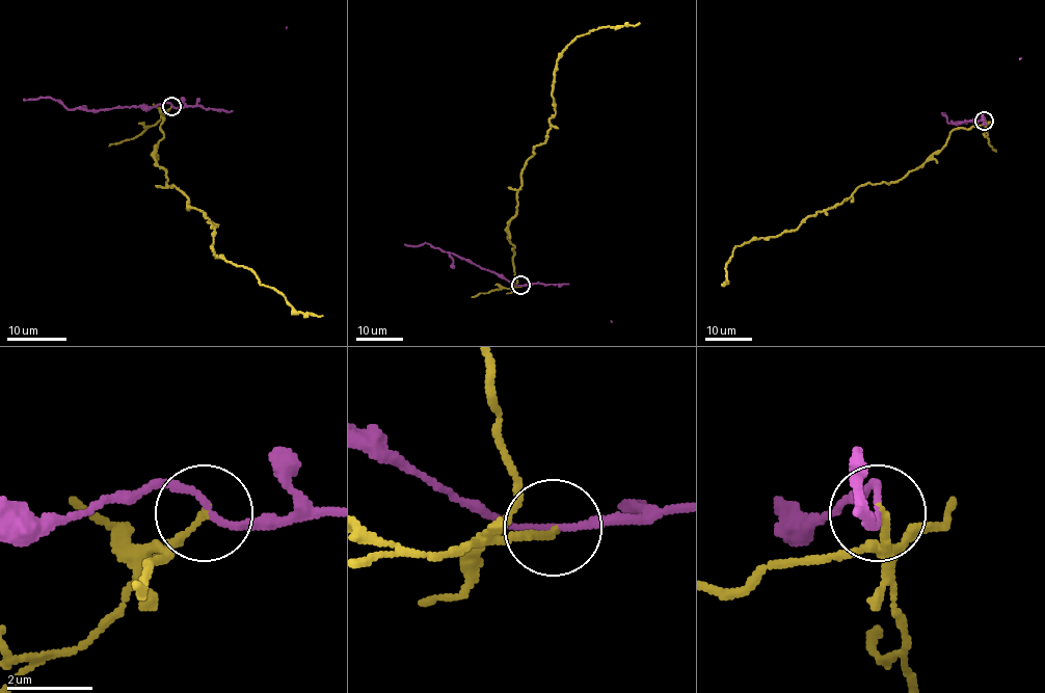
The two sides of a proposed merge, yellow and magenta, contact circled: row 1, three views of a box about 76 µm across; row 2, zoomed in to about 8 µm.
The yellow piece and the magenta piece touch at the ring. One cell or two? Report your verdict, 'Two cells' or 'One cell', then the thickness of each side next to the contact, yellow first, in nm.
Two cells. Thickness 180 nm (yellow) against 140 nm

